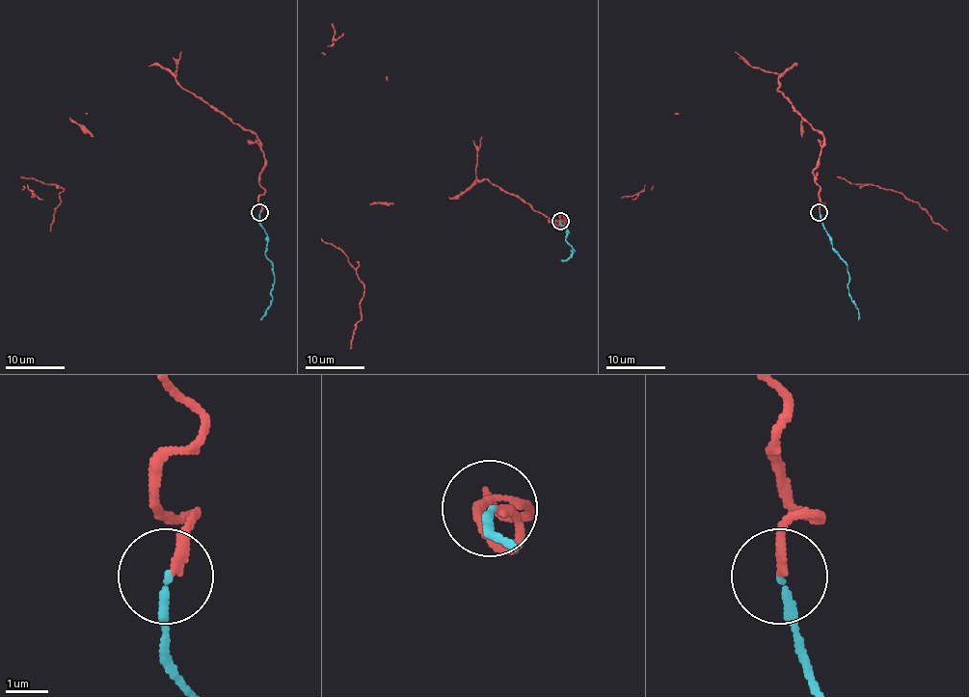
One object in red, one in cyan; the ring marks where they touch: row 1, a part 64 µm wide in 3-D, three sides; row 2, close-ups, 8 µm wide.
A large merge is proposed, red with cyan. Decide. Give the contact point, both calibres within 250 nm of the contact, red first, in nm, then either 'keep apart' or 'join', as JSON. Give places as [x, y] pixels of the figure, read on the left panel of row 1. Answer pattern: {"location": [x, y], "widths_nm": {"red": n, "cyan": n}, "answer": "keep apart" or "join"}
{"location": [259, 212], "widths_nm": {"red": 180, "cyan": 180}, "answer": "keep apart"}

